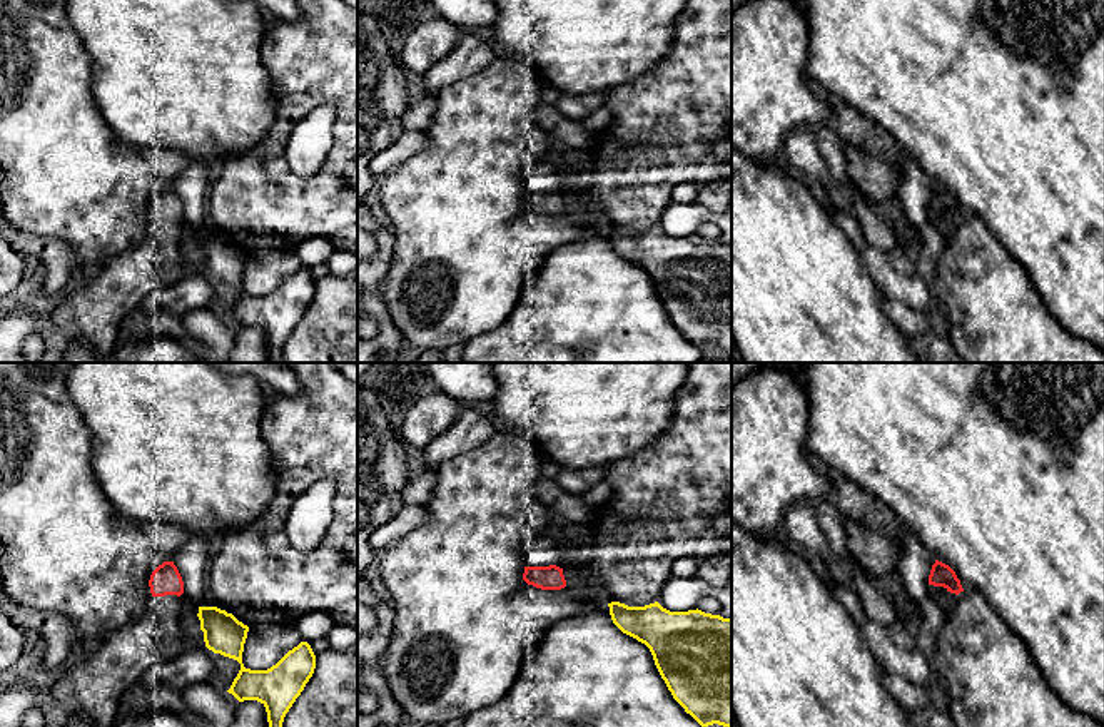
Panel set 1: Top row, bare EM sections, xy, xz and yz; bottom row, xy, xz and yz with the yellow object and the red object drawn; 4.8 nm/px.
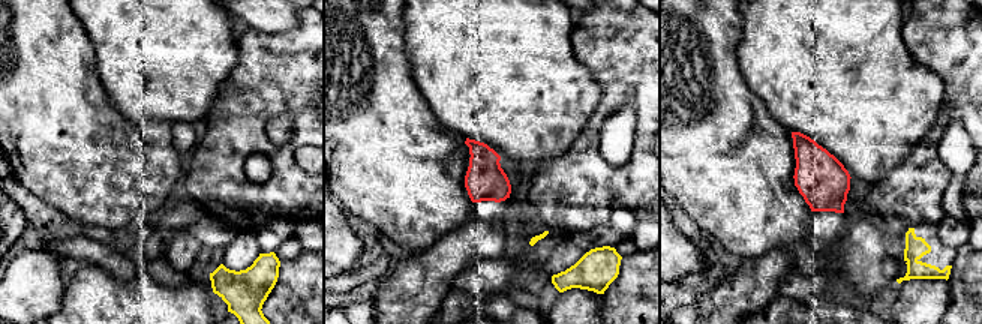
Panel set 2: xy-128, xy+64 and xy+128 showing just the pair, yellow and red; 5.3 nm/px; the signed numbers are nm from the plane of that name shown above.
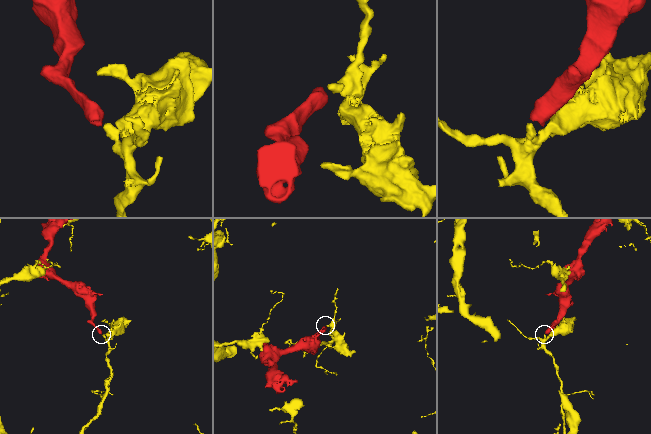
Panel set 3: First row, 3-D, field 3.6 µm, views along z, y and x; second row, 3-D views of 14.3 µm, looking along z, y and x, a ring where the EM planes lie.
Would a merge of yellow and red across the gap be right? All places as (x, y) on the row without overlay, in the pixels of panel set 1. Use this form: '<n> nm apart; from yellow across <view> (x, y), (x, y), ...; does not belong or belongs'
110 nm apart; from yellow across xy (199, 233), (182, 218); does not belong

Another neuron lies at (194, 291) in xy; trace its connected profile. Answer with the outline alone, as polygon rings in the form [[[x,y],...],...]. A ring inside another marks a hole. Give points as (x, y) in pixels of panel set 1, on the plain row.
[[[190,274],[152,292],[139,308],[144,316],[184,316],[192,309],[209,306],[212,299],[212,276]]]

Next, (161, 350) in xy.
[[[172,338],[119,341],[105,356],[95,356],[85,341],[73,341],[57,363],[202,363]]]

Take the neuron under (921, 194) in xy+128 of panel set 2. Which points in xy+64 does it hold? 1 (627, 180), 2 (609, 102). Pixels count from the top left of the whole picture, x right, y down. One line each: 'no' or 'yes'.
1: yes
2: yes

